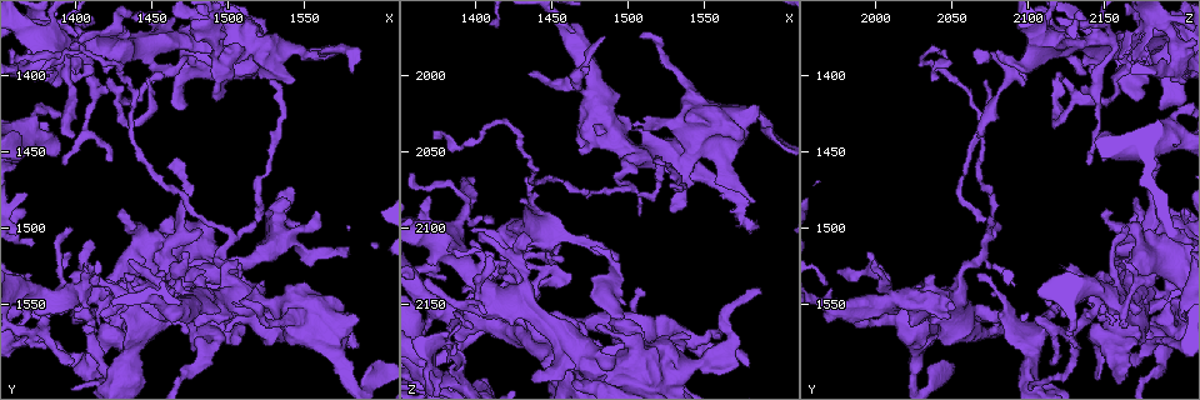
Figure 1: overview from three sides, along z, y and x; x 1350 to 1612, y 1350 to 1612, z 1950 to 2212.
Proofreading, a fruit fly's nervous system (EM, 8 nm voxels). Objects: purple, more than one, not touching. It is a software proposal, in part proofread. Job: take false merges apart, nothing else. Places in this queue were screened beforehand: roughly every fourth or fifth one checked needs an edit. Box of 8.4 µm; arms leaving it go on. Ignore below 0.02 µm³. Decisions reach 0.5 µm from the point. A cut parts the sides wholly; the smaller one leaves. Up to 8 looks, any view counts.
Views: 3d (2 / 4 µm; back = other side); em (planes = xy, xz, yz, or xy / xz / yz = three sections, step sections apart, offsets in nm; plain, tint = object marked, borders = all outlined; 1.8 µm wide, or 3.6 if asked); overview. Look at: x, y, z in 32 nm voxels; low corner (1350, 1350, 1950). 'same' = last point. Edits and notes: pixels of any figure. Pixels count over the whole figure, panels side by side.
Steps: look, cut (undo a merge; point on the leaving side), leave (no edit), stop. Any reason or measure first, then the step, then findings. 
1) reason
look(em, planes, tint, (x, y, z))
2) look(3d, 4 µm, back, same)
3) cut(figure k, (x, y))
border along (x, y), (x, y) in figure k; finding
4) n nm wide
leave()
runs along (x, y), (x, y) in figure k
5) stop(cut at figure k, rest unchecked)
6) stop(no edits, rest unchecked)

sudden change in width
look(3d, 4 µm, (1540, 1558, 2008))

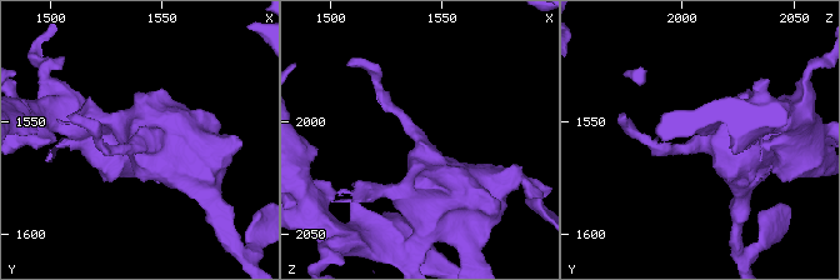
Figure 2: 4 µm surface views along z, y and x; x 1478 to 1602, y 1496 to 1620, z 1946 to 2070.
look(em, xy, step 16, borders, (1537, 1560, 2007))

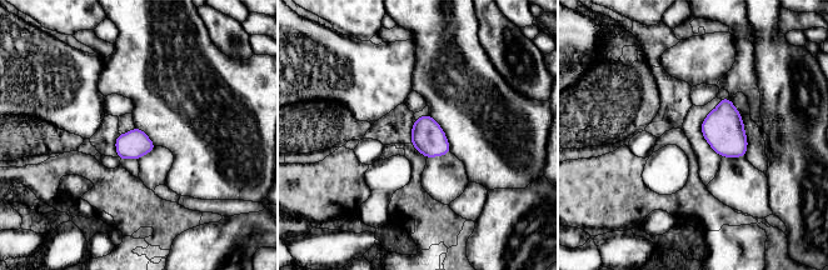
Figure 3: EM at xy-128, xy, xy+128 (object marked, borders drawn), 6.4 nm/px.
110 nm wide
leave()
continuous, no second neuron

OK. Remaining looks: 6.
three-way junction
look(em, planes, plain, (1476, 1546, 2016))

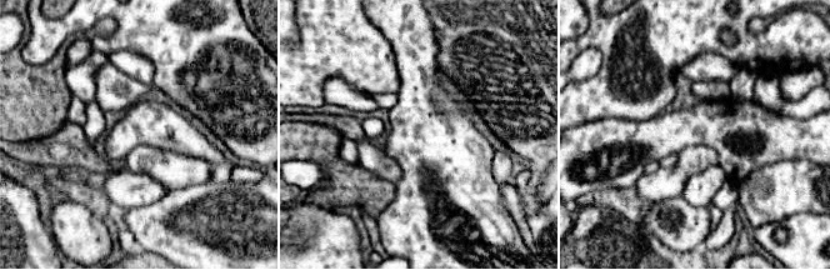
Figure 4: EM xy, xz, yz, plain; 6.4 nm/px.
where the object lies
look(em, planes, tint, same)

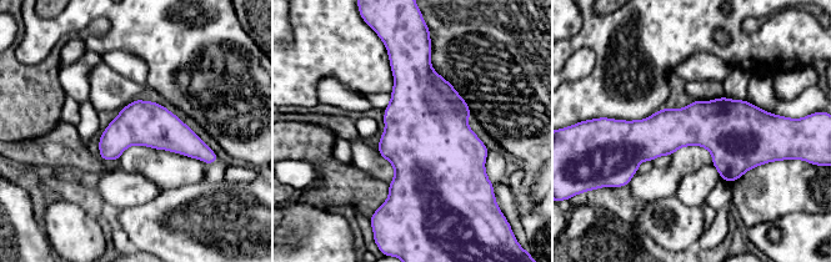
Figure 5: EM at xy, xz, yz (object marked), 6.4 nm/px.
leave()
continuous, no second neuron

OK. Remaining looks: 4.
abrupt turn
look(em, planes, tint, (1440, 1538, 2126))

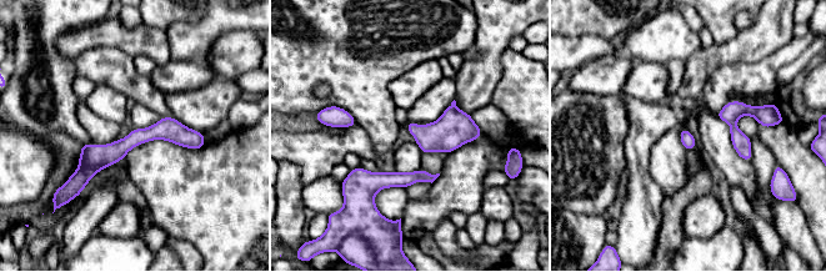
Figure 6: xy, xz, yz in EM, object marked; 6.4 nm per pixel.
cut(figure 6, (741, 142))
border along (731, 125), (735, 126) in figure 6; a second neuron is stuck on

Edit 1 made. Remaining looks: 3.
stop(cut at figure 6, rest unchecked)

